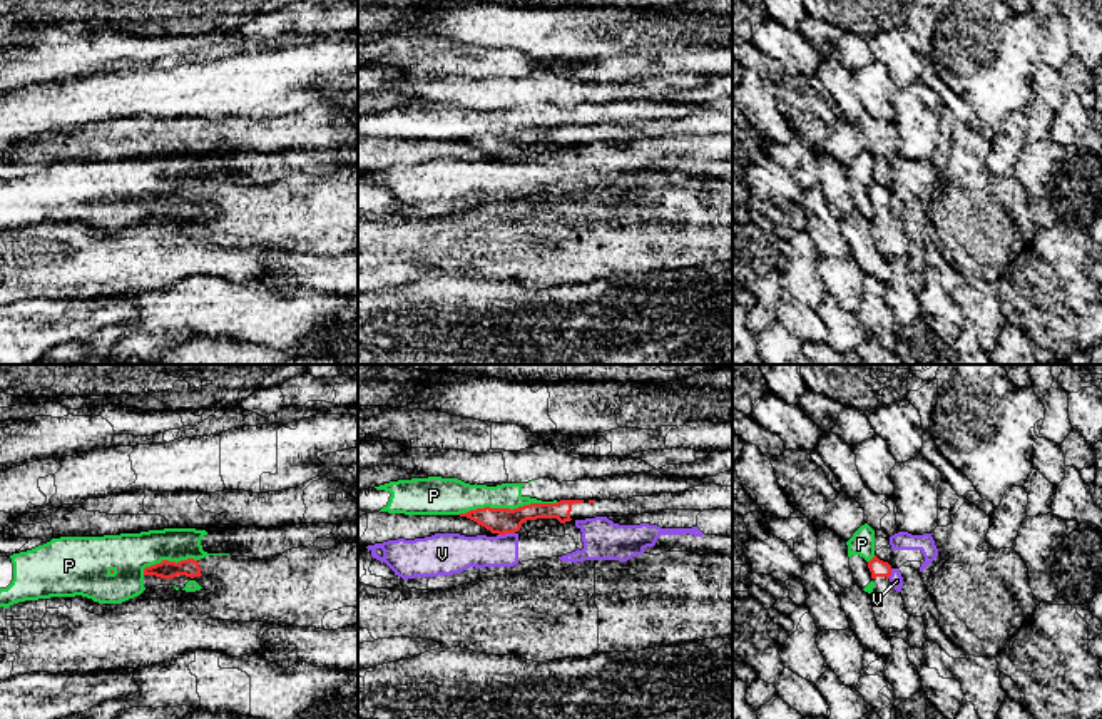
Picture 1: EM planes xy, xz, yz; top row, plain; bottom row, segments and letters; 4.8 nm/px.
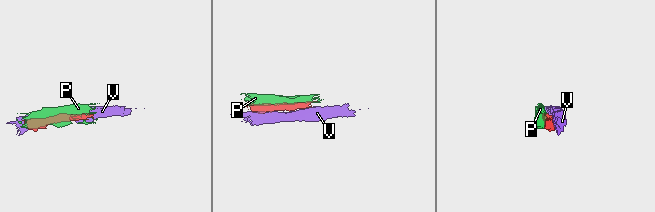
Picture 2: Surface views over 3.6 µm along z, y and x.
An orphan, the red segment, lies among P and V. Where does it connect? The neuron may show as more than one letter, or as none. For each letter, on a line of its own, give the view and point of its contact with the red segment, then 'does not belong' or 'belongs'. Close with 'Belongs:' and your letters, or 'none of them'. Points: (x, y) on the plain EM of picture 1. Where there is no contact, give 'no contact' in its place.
P: xz (507, 134) | does not belong
V: xz (505, 158) | does not belong
Belongs: none of them

